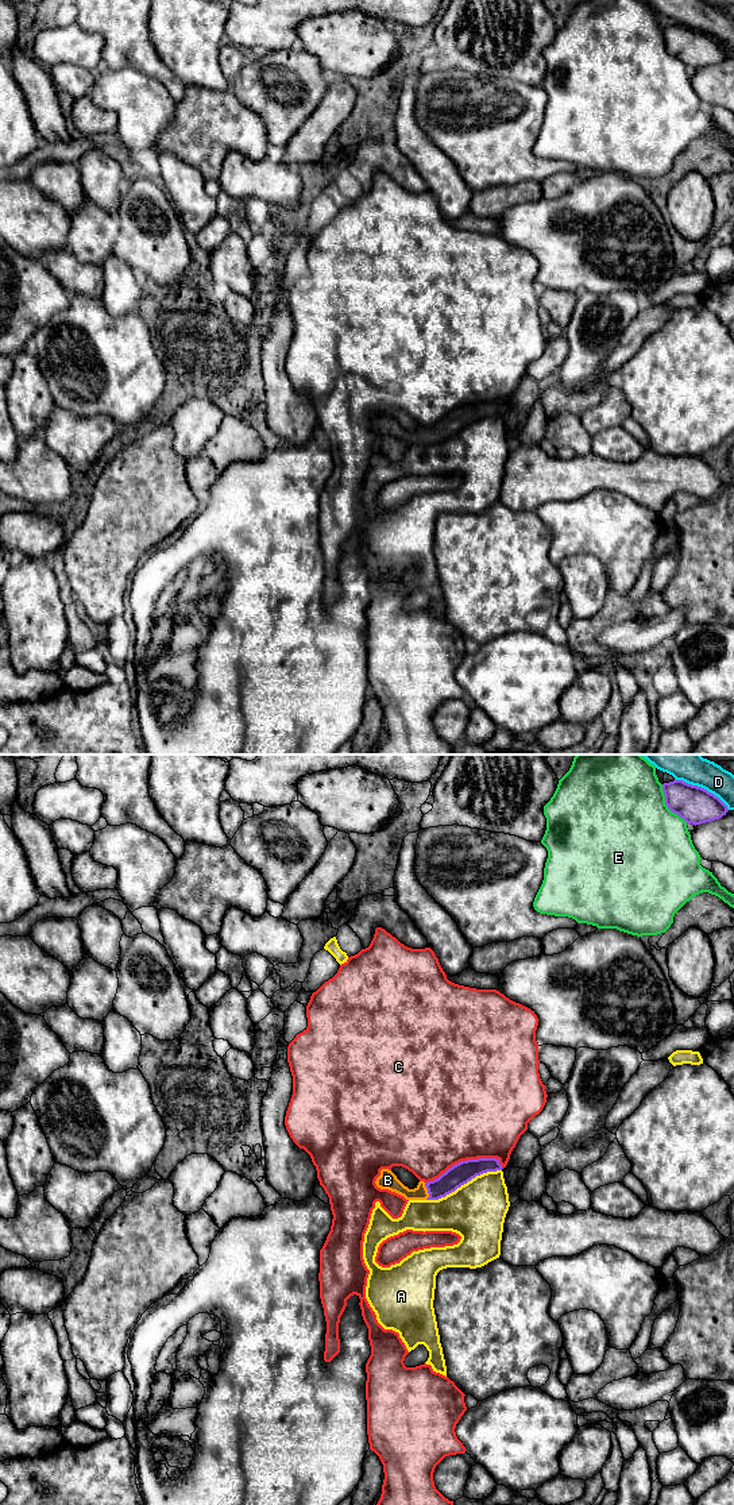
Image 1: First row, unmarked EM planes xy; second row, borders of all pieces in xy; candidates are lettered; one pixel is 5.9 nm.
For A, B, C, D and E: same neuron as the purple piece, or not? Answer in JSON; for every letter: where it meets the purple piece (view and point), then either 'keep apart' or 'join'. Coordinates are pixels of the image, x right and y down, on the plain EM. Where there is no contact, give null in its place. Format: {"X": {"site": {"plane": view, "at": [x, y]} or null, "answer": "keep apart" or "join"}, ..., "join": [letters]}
{"A": {"site": {"plane": "xy", "at": [463, 428]}, "answer": "keep apart"}, "B": {"site": {"plane": "xy", "at": [428, 435]}, "answer": "join"}, "C": {"site": {"plane": "xy", "at": [463, 405]}, "answer": "keep apart"}, "D": {"site": {"plane": "xy", "at": [700, 31]}, "answer": "keep apart"}, "E": {"site": {"plane": "xy", "at": [667, 49]}, "answer": "keep apart"}, "join": ["B"]}

